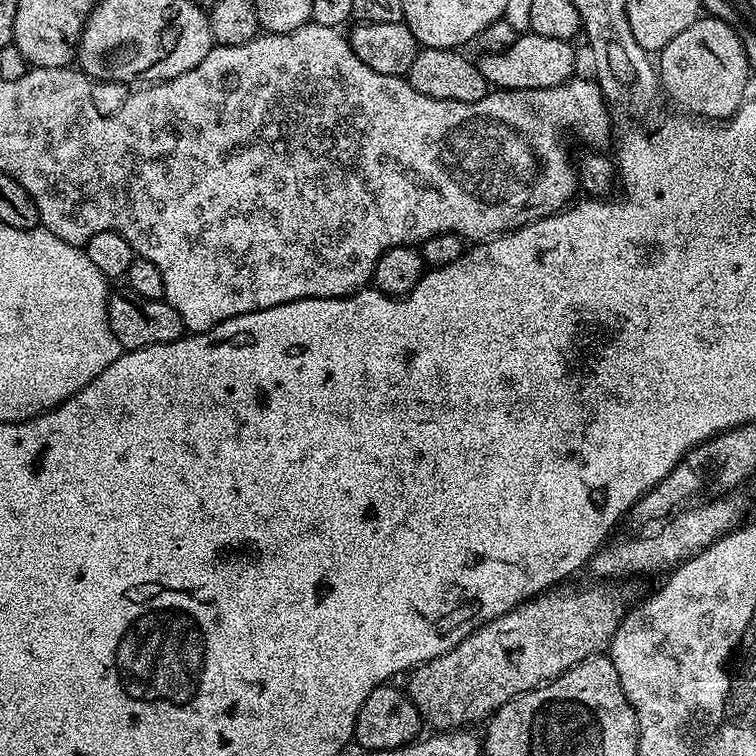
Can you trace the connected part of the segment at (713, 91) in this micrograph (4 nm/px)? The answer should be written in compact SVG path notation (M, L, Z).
M711 14L686 26L658 54L659 87L668 91L669 98L680 107L677 109L712 122L723 122L736 115L746 99L748 75L748 55L738 34Z

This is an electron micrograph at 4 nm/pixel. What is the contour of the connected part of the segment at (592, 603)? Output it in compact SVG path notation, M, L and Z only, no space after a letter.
M564 582L559 586L553 586L538 596L533 596L531 600L524 601L511 612L502 614L497 620L489 620L480 625L471 636L466 637L464 641L458 646L454 646L446 653L445 656L438 657L437 660L431 660L425 664L420 665L419 668L413 668L411 672L407 673L406 691L408 697L412 699L414 706L420 711L423 723L425 725L433 724L433 729L436 730L460 730L465 726L476 726L481 722L487 721L492 713L496 712L506 702L510 702L510 698L514 698L518 694L530 691L531 688L539 688L541 684L553 680L555 676L561 676L566 670L570 670L578 662L582 662L591 656L599 656L612 643L612 635L616 632L616 627L626 615L626 607L624 608L624 592L619 583L616 582L592 582L596 584L584 584L581 588L575 588L572 582Z

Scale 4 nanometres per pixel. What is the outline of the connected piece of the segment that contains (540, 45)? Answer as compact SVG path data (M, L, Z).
M528 32L517 35L514 46L510 46L510 50L502 50L502 54L483 53L478 63L482 78L486 78L486 82L493 89L529 92L535 88L553 88L573 79L576 56L572 53L572 46L567 40L542 38Z

